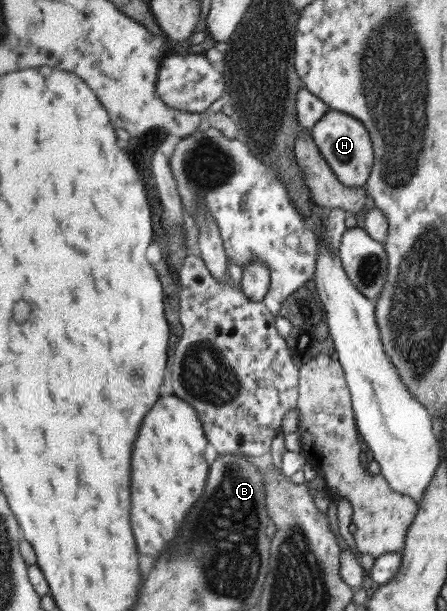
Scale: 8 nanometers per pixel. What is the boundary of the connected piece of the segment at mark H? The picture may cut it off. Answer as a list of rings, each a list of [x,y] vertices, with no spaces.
[[[329,110],[315,124],[315,127],[312,127],[311,134],[323,157],[345,185],[354,188],[367,185],[371,175],[373,153],[371,153],[370,131],[367,131],[366,124],[362,120],[342,111]]]

